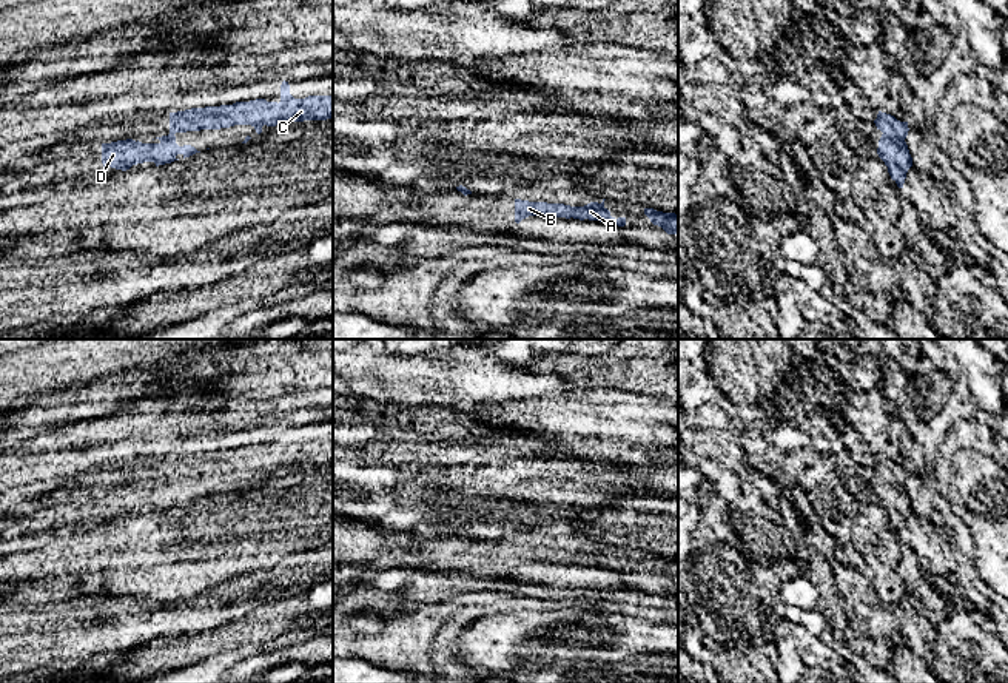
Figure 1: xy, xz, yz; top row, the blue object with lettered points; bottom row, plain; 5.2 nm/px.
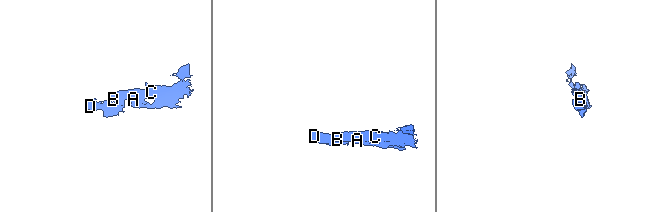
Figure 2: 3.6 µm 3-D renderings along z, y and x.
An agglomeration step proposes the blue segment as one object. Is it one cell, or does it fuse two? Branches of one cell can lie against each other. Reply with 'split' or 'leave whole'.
leave whole

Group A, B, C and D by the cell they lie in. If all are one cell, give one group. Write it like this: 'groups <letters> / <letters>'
groups A B C D

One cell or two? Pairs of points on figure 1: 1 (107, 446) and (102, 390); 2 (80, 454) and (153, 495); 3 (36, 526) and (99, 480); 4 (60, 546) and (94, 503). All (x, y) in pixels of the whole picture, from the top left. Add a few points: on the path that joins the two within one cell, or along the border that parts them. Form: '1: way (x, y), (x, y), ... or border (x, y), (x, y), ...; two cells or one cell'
1: border (100, 415), (70, 424); two cells
2: border (91, 469), (57, 483); two cells
3: way (51, 515), (65, 503), (85, 495); one cell
4: border (114, 517), (105, 520), (88, 518), (43, 531); two cells

